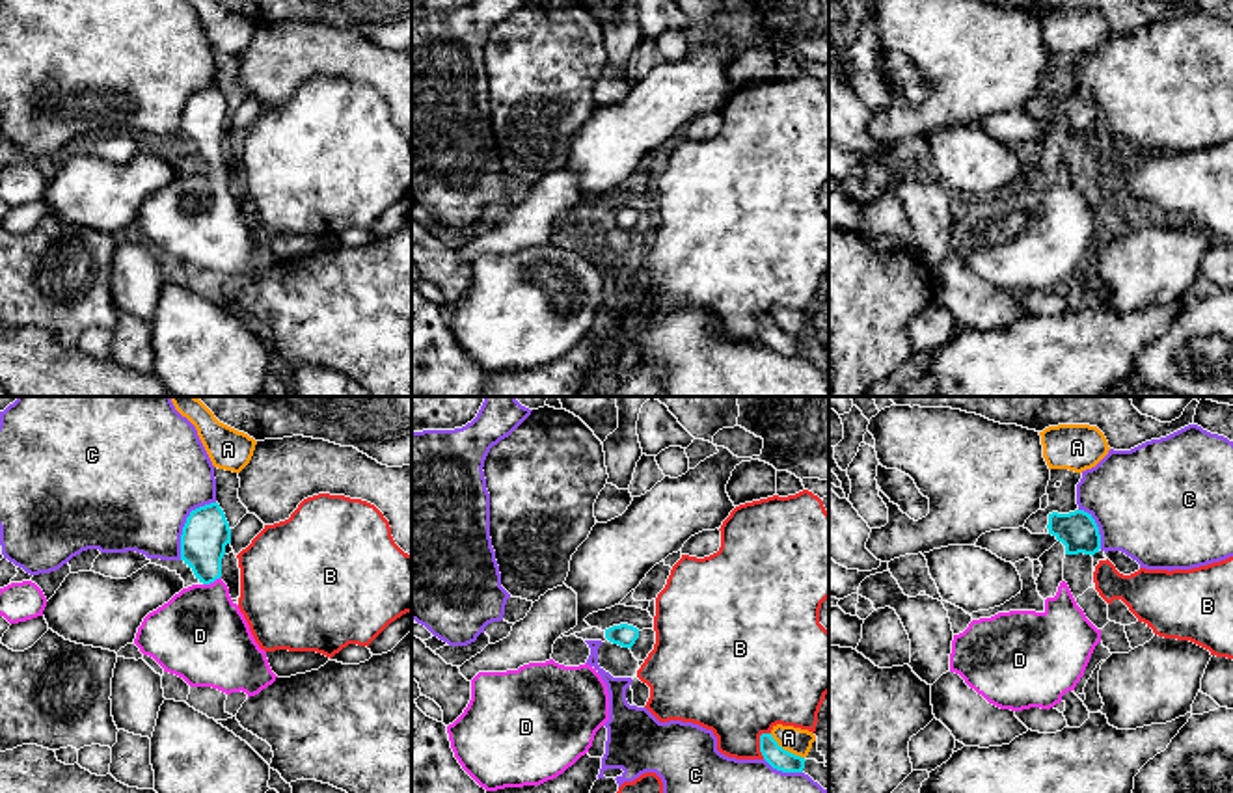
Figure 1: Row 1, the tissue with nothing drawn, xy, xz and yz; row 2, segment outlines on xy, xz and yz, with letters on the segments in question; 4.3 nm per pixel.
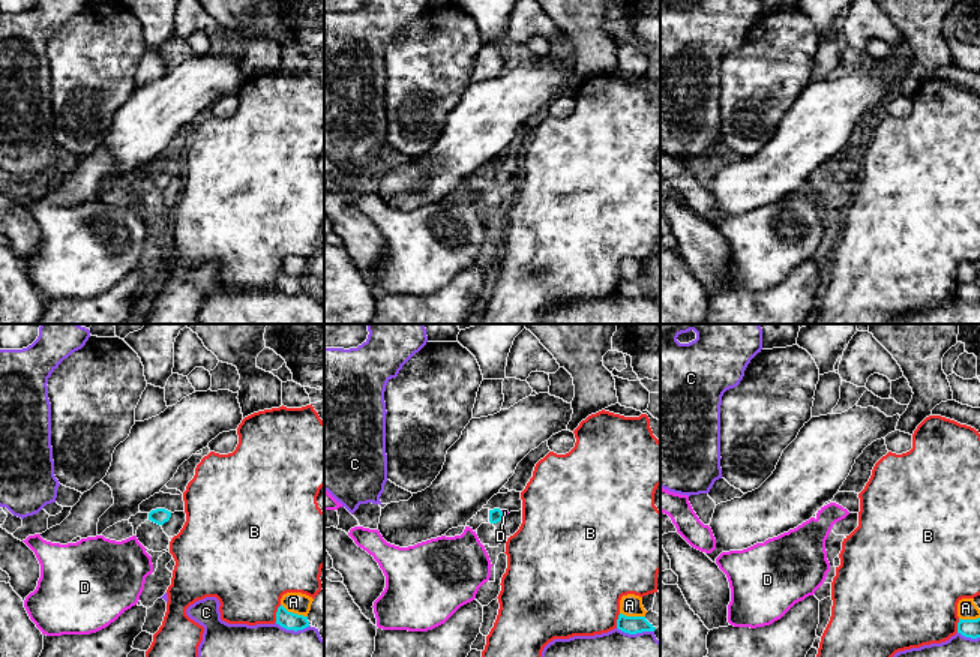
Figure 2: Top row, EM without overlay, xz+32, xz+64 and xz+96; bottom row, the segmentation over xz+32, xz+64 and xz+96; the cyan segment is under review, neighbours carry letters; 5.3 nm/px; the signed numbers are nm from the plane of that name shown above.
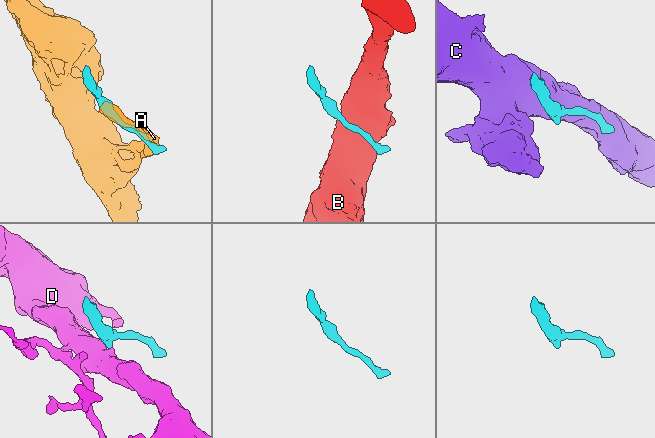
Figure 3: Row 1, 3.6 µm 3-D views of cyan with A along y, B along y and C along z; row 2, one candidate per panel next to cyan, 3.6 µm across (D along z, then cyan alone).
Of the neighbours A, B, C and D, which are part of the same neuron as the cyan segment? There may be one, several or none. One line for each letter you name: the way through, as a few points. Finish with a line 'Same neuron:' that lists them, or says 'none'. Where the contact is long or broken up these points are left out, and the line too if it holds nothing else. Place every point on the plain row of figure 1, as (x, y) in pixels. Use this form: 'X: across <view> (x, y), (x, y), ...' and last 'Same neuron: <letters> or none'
D: across xy (205, 116), (205, 147), (211, 164), (200, 218)
Same neuron: D

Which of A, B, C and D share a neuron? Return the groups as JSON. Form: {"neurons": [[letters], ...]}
{"neurons": [["A"], ["B"], ["C"], ["D"]]}

